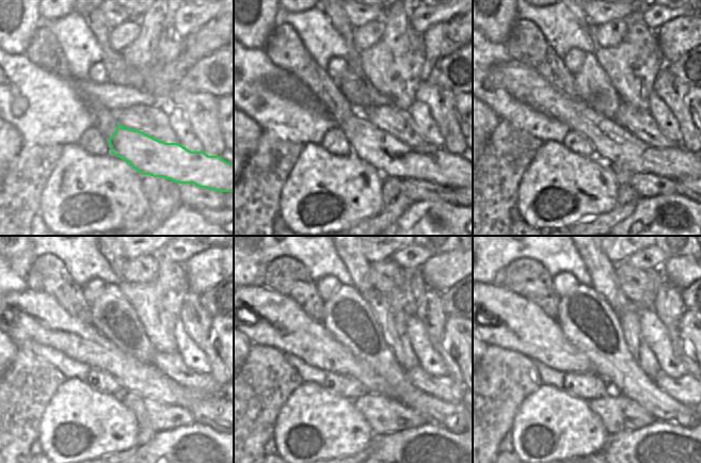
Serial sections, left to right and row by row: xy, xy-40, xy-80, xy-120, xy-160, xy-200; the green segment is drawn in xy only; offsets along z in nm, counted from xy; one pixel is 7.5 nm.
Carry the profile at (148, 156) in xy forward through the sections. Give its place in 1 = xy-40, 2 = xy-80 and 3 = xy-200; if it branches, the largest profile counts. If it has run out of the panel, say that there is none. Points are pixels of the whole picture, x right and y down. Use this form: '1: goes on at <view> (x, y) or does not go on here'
1: goes on at xy-40 (391, 157)
2: goes on at xy-80 (612, 144)
3: goes on at xy-200 (499, 317)

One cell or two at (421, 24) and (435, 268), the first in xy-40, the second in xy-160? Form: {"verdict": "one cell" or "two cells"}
{"verdict": "two cells"}

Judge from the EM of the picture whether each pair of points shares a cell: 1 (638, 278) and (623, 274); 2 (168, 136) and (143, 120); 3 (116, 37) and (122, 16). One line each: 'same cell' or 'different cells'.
1: same cell
2: same cell
3: different cells

